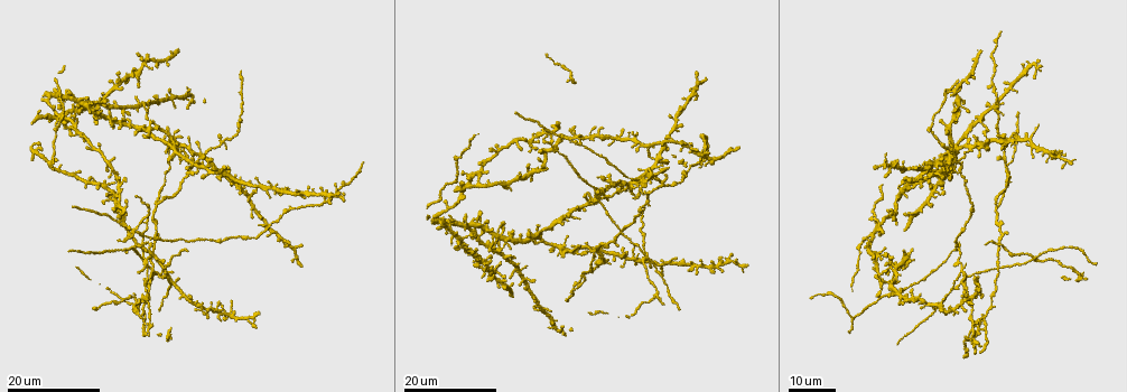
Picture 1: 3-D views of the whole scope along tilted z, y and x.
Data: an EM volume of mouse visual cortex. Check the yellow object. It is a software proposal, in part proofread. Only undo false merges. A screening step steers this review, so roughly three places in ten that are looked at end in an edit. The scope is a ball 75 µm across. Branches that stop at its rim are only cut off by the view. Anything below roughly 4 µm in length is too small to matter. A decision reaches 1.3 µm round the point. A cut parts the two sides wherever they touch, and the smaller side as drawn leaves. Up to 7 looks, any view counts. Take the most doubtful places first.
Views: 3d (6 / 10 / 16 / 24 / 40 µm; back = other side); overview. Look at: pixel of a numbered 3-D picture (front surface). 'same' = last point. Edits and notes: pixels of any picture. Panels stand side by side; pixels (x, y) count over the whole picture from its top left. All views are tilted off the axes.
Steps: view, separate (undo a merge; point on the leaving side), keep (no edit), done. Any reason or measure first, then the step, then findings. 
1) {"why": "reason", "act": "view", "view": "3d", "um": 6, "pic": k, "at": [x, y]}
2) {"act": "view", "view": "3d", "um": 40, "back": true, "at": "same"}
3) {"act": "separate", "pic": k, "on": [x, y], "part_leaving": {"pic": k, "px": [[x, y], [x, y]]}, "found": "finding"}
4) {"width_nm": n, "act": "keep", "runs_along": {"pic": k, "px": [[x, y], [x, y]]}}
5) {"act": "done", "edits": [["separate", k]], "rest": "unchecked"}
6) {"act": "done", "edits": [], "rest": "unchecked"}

{"why": "arms run side by side", "act": "view", "view": "3d", "um": 16, "pic": 1, "at": [960, 269]}

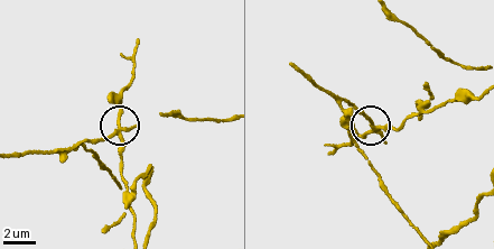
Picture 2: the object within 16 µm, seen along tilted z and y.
{"act": "view", "view": "3d", "um": 10, "pic": 2, "at": [370, 124]}

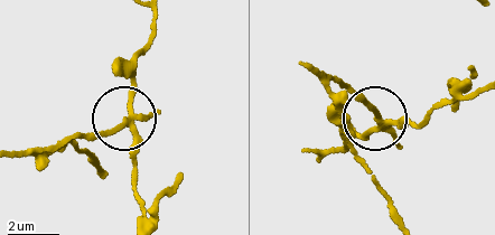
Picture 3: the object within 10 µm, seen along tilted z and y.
{"arms": 5, "act": "separate", "pic": 3, "on": [136, 153], "part_leaving": {"pic": 3, "px": [[128, 122], [131, 185], [146, 225]]}, "found": "a second cell is stuck on"}

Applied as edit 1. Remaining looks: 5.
{"act": "view", "view": "3d", "um": 16, "pic": 1, "at": [1032, 260]}

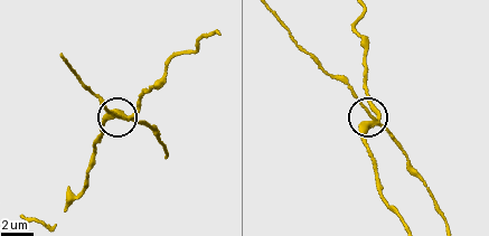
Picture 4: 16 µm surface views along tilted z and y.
{"why": "closer look", "act": "view", "view": "3d", "um": 6, "pic": 4, "at": [366, 122]}

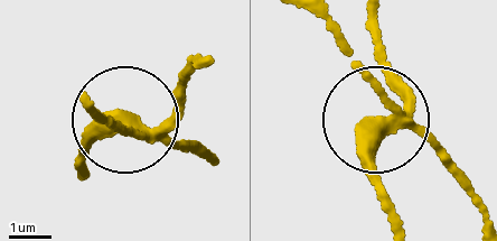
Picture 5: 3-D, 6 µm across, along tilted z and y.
{"side_arm_um": 33, "act": "separate", "pic": 5, "on": [86, 136], "part_leaving": {"pic": 5, "px": [[396, 127], [369, 176], [386, 219]]}, "found": "two cells meet here"}

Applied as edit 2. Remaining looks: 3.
{"act": "view", "view": "overview"}

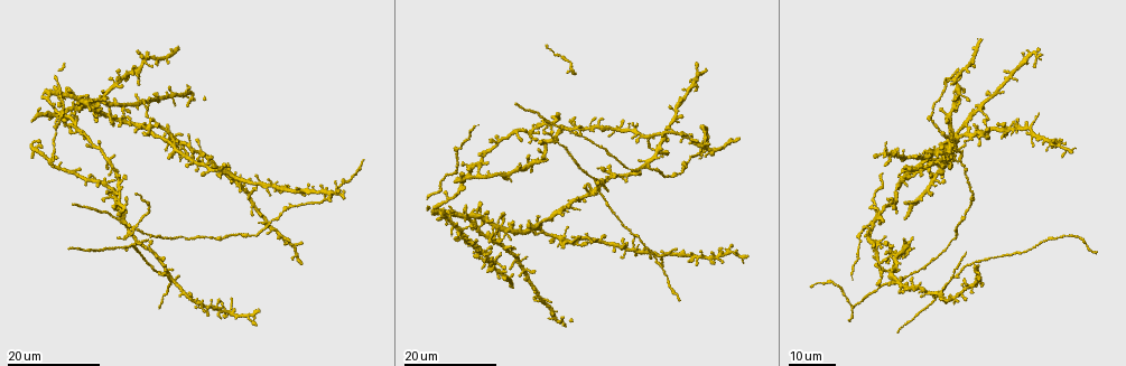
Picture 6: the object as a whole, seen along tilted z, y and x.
{"why": "three arms meet", "act": "view", "view": "3d", "um": 24, "pic": 6, "at": [593, 181]}

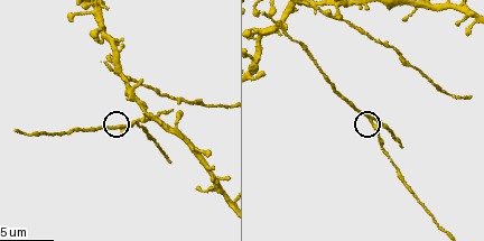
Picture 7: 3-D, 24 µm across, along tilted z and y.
{"act": "view", "view": "3d", "um": 6, "pic": 7, "at": [371, 120]}

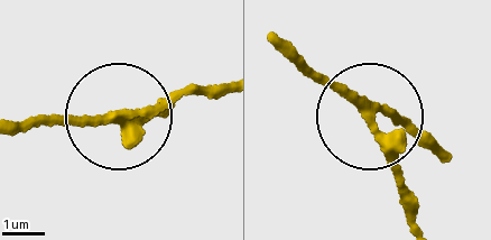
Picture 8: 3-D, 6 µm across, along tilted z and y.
{"side_arm_um": 21, "arms": 3, "act": "keep", "found": "one cell here"}

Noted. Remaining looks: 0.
{"act": "done", "edits": [["separate", 3], ["separate", 5]], "rest": "unchecked"}

